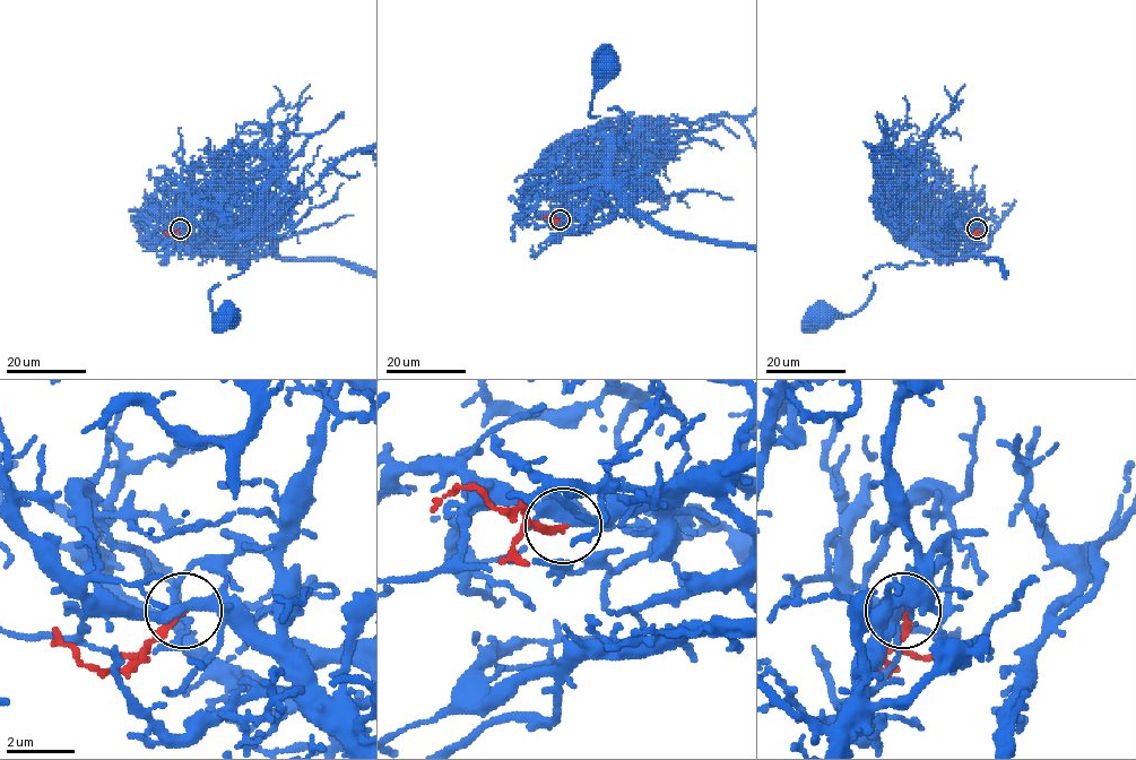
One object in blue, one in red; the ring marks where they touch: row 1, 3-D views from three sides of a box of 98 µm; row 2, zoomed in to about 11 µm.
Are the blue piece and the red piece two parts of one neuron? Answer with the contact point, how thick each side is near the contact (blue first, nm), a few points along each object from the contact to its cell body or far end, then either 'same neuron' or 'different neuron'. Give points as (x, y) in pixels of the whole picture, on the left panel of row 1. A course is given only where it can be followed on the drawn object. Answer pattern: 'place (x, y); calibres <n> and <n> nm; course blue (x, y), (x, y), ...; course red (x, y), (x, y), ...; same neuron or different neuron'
place (180, 229); calibres 240 and 200 nm; course blue (180, 229), (249, 264), (209, 292), (210, 309), (216, 314), (233, 311), (228, 314); course red (180, 229), (173, 235), (165, 231); same neuron

